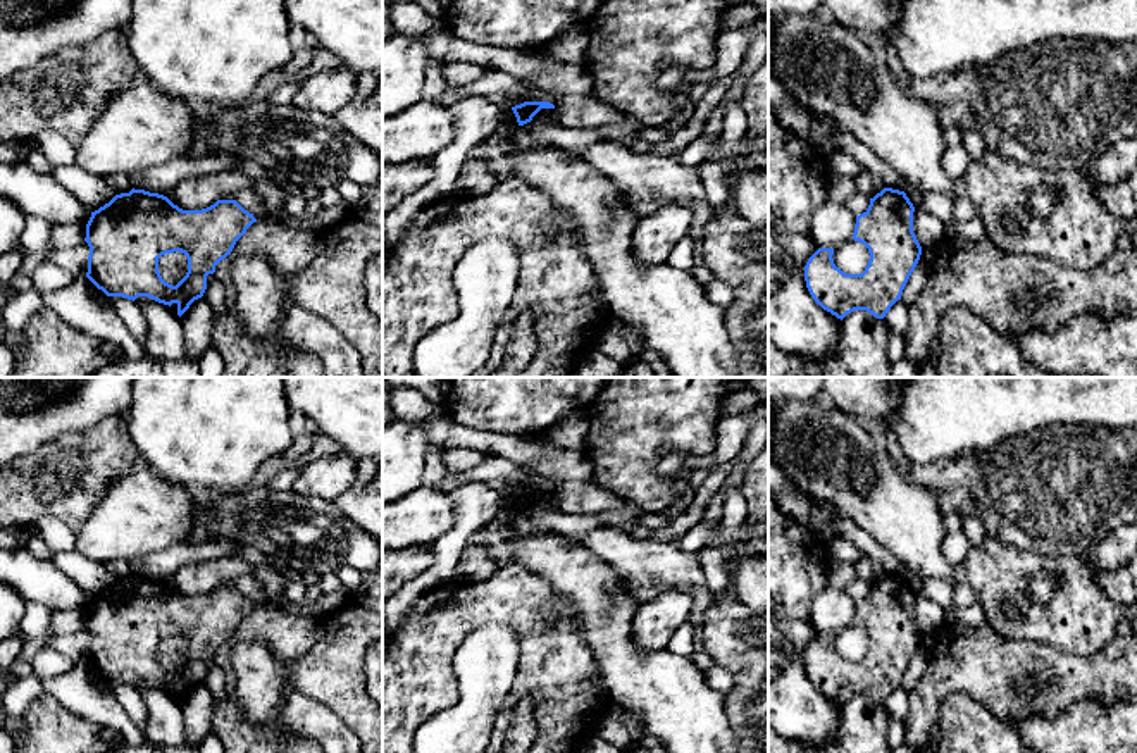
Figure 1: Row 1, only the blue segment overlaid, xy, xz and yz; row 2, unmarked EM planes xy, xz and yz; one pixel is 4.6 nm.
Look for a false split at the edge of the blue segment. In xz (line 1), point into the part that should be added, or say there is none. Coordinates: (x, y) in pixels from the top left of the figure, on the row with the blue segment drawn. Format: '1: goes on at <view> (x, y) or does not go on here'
1: does not go on here

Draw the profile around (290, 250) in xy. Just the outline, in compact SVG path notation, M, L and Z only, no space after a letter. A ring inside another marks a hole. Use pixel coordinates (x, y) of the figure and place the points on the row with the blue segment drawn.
M260 219L236 241L236 255L264 255L272 269L289 277L312 264L326 248L326 236L286 226L277 219Z

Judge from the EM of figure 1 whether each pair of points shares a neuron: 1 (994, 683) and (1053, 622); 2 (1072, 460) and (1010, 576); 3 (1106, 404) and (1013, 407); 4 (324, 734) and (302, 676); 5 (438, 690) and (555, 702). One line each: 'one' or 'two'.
1: two
2: two
3: one
4: two
5: one

